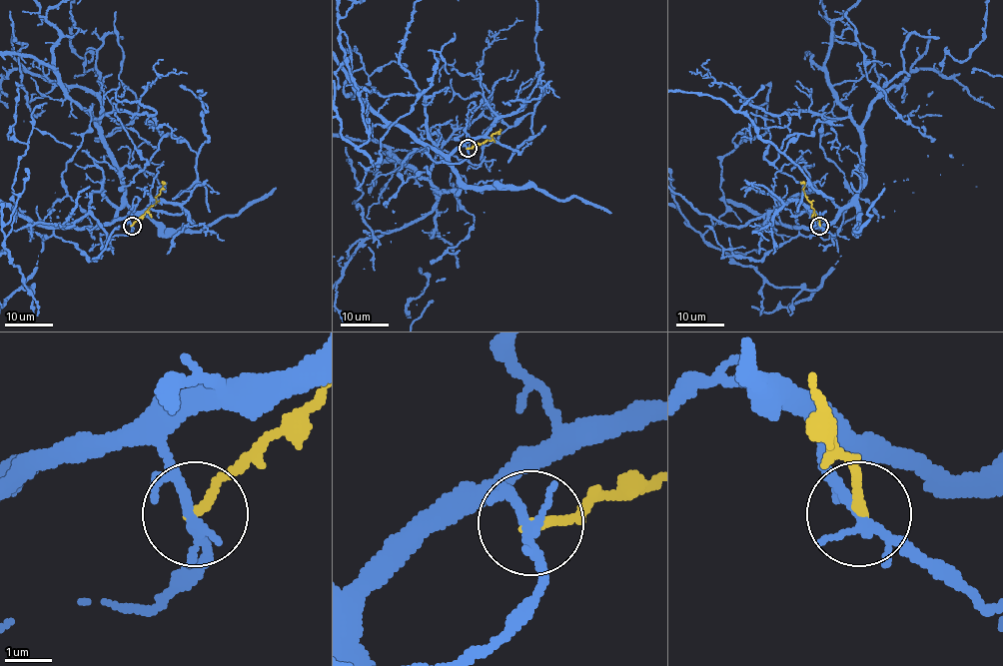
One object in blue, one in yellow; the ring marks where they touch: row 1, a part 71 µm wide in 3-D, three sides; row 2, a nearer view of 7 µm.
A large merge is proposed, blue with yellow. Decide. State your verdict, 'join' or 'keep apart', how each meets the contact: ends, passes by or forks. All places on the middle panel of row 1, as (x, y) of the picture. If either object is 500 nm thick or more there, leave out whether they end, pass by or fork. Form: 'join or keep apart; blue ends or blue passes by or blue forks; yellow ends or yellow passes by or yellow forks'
keep apart; blue forks; yellow ends

